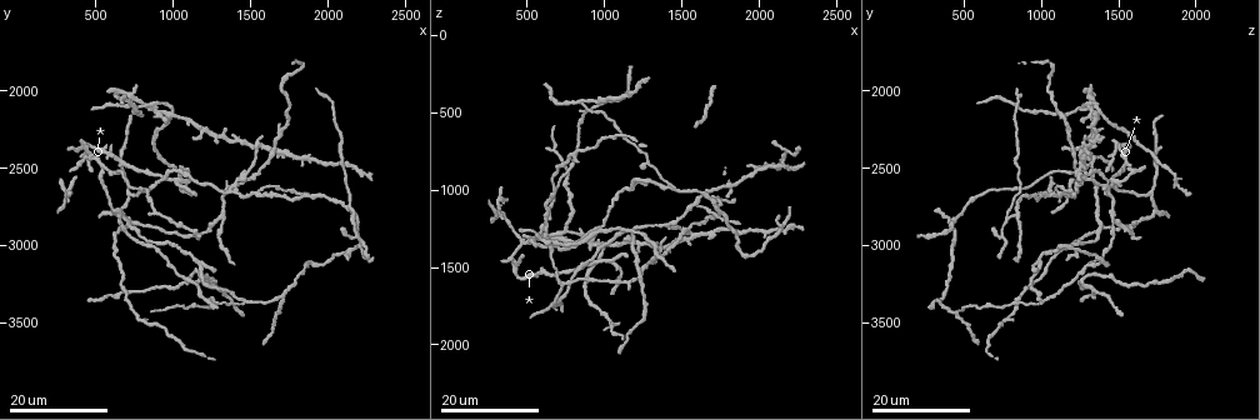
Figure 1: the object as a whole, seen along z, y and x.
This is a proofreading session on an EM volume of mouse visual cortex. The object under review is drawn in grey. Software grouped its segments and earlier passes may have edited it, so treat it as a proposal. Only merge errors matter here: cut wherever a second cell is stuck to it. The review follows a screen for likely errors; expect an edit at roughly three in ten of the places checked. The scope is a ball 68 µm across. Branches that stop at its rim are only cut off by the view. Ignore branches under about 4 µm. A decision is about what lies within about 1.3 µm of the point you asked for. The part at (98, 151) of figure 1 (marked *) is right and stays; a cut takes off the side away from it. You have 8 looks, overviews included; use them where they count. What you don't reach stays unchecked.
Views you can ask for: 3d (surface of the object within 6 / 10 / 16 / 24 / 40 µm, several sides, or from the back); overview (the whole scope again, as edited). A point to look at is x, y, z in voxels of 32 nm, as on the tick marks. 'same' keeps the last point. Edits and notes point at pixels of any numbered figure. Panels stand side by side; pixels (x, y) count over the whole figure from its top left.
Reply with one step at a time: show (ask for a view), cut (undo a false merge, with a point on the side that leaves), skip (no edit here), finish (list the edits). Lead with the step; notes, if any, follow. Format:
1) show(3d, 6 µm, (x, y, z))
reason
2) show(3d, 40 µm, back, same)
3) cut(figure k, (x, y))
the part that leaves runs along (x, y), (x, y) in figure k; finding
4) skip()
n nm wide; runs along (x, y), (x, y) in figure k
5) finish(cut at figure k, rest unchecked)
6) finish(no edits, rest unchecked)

show(3d, 16 µm, (500, 2420, 1340))
three-way junction

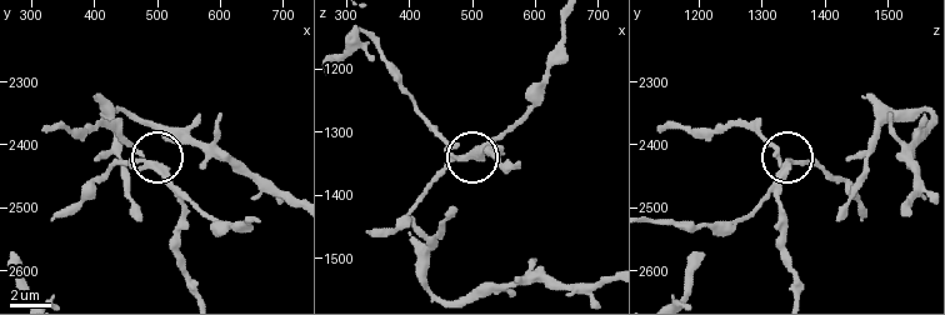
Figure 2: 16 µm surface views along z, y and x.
show(3d, 10 µm, (490, 2430, 1340))

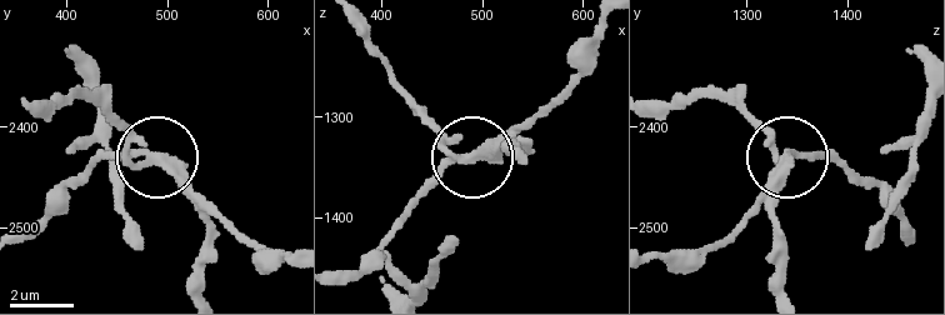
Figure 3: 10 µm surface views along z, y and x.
skip()
runs along (409, 290), (388, 250), (393, 225), (463, 155), (423, 115) in figure 3; one cell here

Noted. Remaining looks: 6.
show(3d, 16 µm, (920, 2600, 1440))

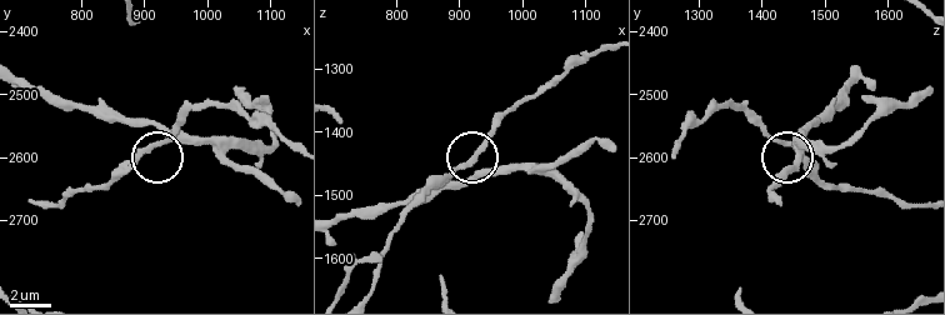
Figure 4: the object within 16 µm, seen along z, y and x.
show(3d, 6 µm, (925, 2575, 1440))

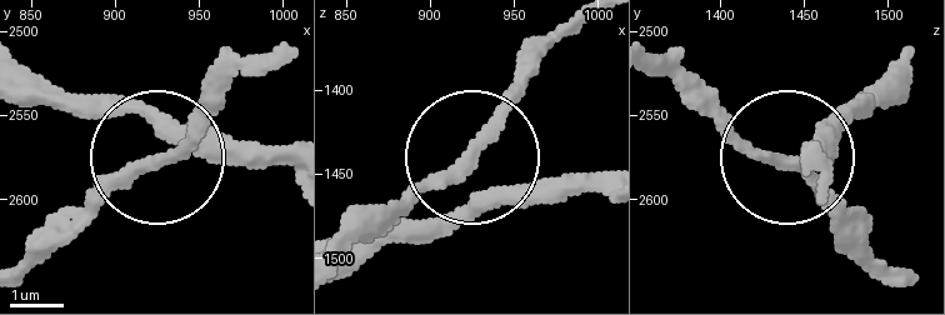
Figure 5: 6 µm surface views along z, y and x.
skip()
side arm 97 µm; runs along (24, 69), (131, 105), (159, 131), (159, 159), (221, 96) in figure 5; all the same cell

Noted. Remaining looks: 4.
show(3d, 24 µm, (880, 2060, 1320))

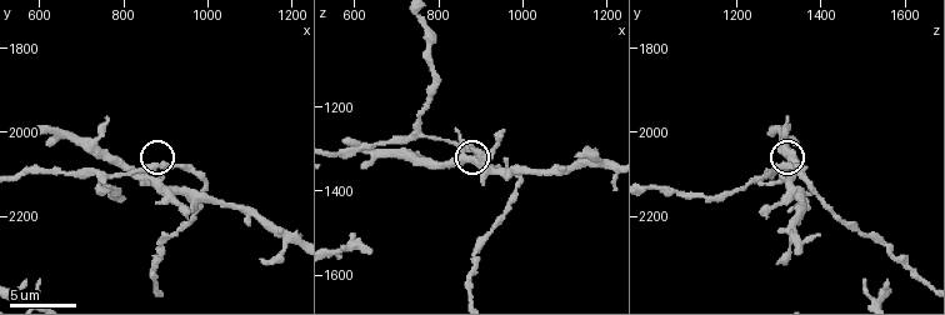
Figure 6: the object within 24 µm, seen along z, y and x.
show(3d, 6 µm, (890, 2085, 1300))

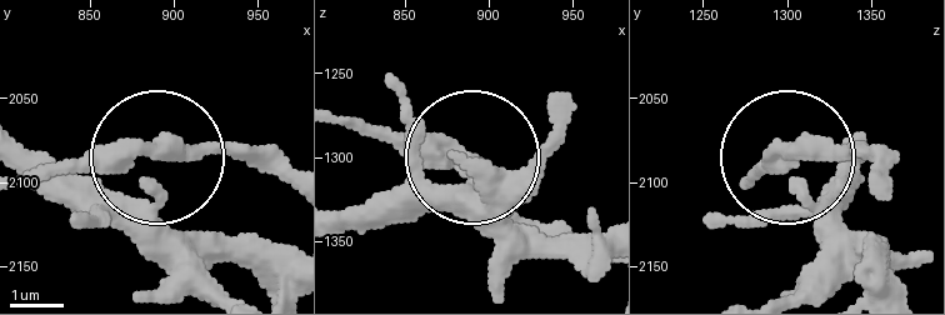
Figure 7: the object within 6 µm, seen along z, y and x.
show(3d, 6 µm, back, (886, 2082, 1300))

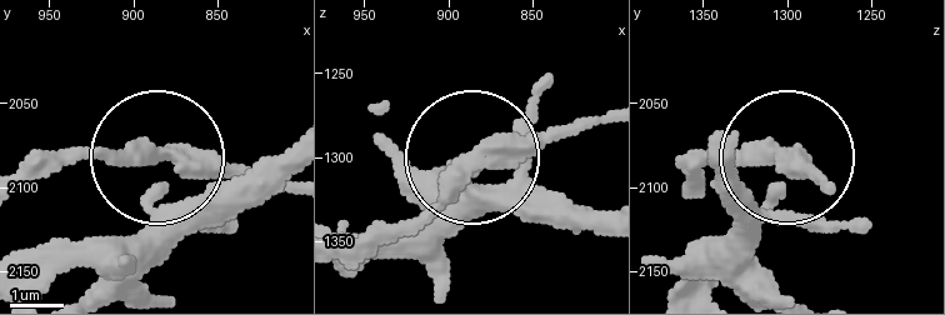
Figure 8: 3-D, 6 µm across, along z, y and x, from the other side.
skip()
320 nm wide; one cell here

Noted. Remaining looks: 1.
finish(no edits, rest unchecked)

